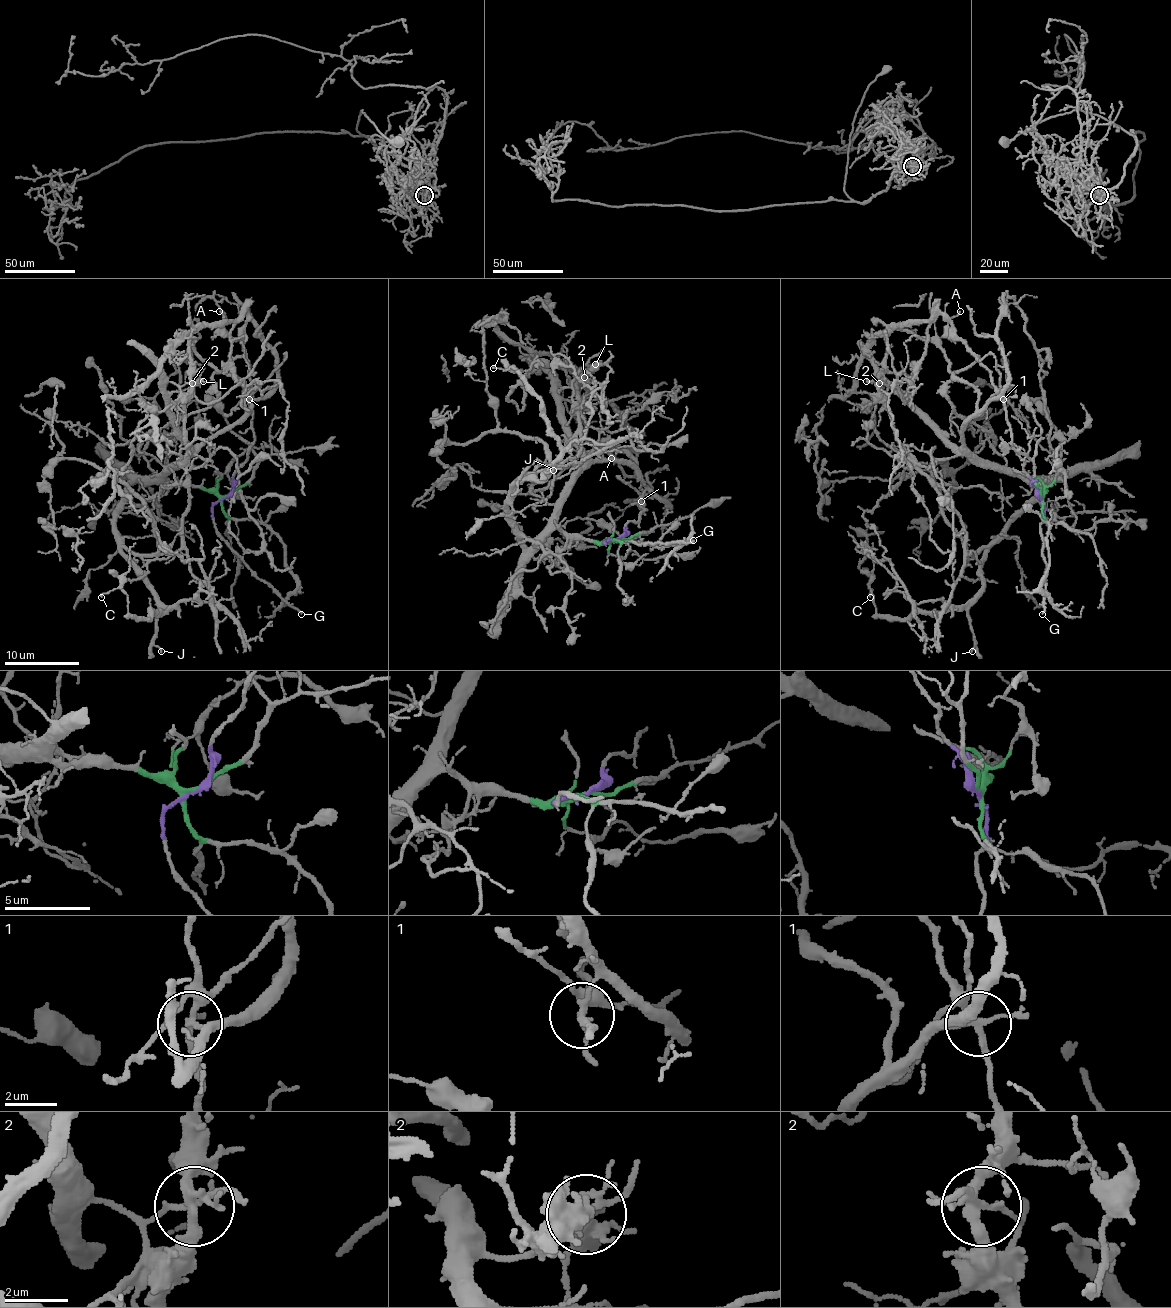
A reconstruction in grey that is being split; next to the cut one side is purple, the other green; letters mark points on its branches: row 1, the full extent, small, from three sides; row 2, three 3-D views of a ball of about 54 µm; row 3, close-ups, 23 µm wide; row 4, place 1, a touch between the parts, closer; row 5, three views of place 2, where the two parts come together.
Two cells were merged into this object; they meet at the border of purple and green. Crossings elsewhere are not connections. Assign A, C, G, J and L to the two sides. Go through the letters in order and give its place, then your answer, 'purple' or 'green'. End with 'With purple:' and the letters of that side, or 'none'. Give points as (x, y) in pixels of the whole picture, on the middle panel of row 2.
A: place (611, 458); purple
C: place (493, 368); green
G: place (693, 540); purple
J: place (553, 470); green
L: place (595, 364); green
With purple: A, G

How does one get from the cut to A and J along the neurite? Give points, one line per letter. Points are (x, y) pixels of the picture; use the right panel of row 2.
A: (1041, 498), (1035, 481), (1011, 440), (1003, 399), (992, 382), (990, 371), (949, 335), (949, 322), (960, 311)
J: (1041, 496), (1044, 490), (1031, 483), (1050, 481), (1013, 519), (981, 569), (981, 586), (968, 616), (971, 652)

